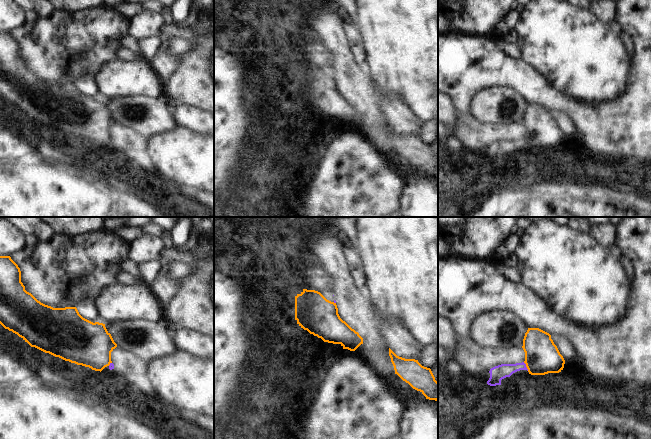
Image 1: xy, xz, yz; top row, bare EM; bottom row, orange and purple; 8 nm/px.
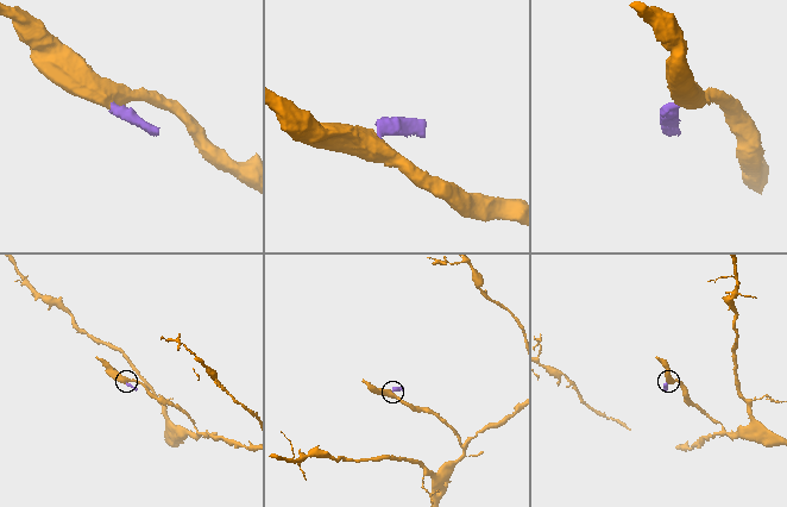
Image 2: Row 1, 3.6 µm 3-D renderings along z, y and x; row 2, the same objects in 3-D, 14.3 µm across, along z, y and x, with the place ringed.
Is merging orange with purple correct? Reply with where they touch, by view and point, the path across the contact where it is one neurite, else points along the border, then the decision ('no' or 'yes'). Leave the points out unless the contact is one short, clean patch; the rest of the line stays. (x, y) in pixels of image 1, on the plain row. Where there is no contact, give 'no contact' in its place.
contact yz (526, 142); border yz (523, 138), (528, 146); no

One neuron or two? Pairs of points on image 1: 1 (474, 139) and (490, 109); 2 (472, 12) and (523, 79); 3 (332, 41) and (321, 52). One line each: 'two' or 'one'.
1: two
2: two
3: two

